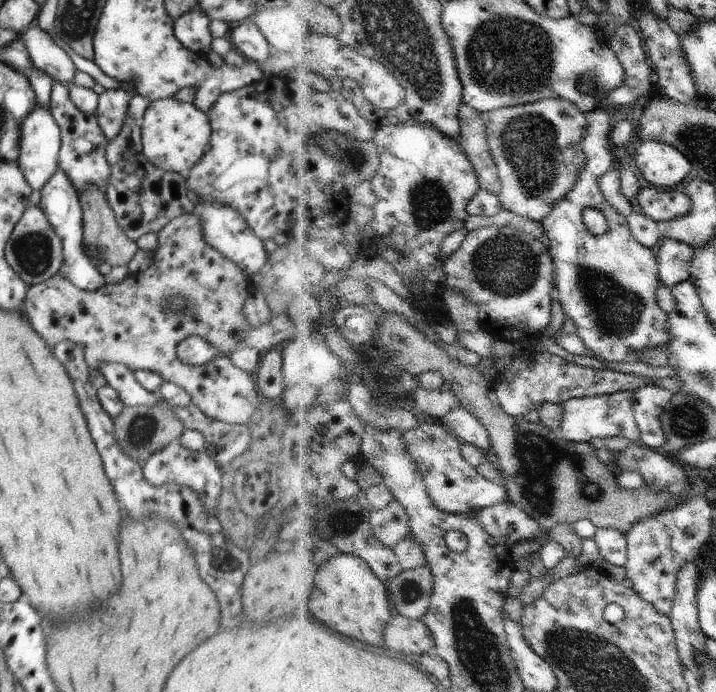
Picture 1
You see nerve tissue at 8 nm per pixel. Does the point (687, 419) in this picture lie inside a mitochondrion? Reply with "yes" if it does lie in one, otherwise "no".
yes

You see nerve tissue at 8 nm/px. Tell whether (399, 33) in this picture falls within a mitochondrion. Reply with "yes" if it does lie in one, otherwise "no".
yes

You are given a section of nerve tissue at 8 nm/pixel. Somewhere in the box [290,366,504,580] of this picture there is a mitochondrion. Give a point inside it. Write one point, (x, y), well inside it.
(342, 520)

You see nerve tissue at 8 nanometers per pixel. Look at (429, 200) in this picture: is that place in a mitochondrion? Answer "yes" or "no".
yes

